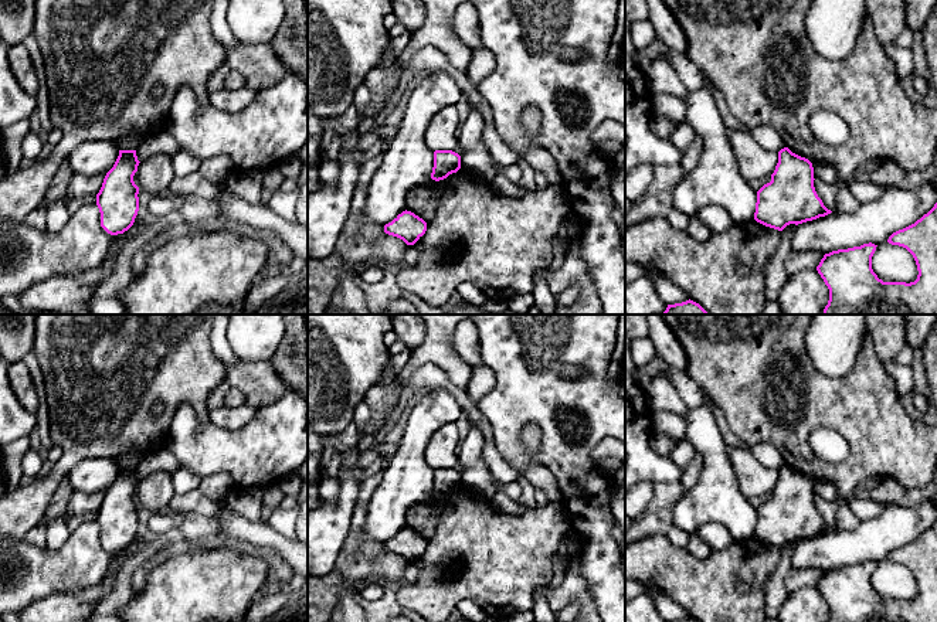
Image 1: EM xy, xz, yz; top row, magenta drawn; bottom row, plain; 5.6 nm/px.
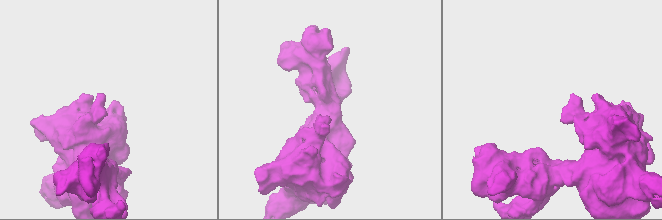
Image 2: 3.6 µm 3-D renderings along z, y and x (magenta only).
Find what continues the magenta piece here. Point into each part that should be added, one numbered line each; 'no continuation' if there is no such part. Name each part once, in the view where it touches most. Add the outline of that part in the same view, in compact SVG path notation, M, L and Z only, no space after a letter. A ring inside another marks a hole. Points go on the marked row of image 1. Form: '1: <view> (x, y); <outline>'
no continuation

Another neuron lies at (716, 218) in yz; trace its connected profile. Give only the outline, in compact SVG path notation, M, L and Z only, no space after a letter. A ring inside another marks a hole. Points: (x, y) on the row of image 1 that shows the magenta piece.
M717 205L703 207L697 211L696 217L706 224L713 234L720 234L733 225L729 213Z

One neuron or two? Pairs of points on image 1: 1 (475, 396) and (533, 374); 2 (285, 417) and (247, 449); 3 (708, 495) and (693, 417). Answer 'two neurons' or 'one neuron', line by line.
1: two neurons
2: one neuron
3: one neuron

